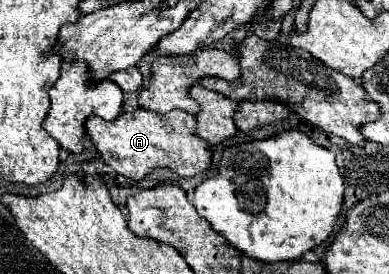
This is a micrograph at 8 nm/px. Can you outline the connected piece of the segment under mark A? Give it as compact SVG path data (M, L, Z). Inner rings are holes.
M137 109L121 113L113 121L93 115L85 121L85 131L99 157L117 173L131 179L143 179L155 167L171 167L181 177L193 177L211 165L209 143L195 135L195 117L181 109L169 111L167 115Z

